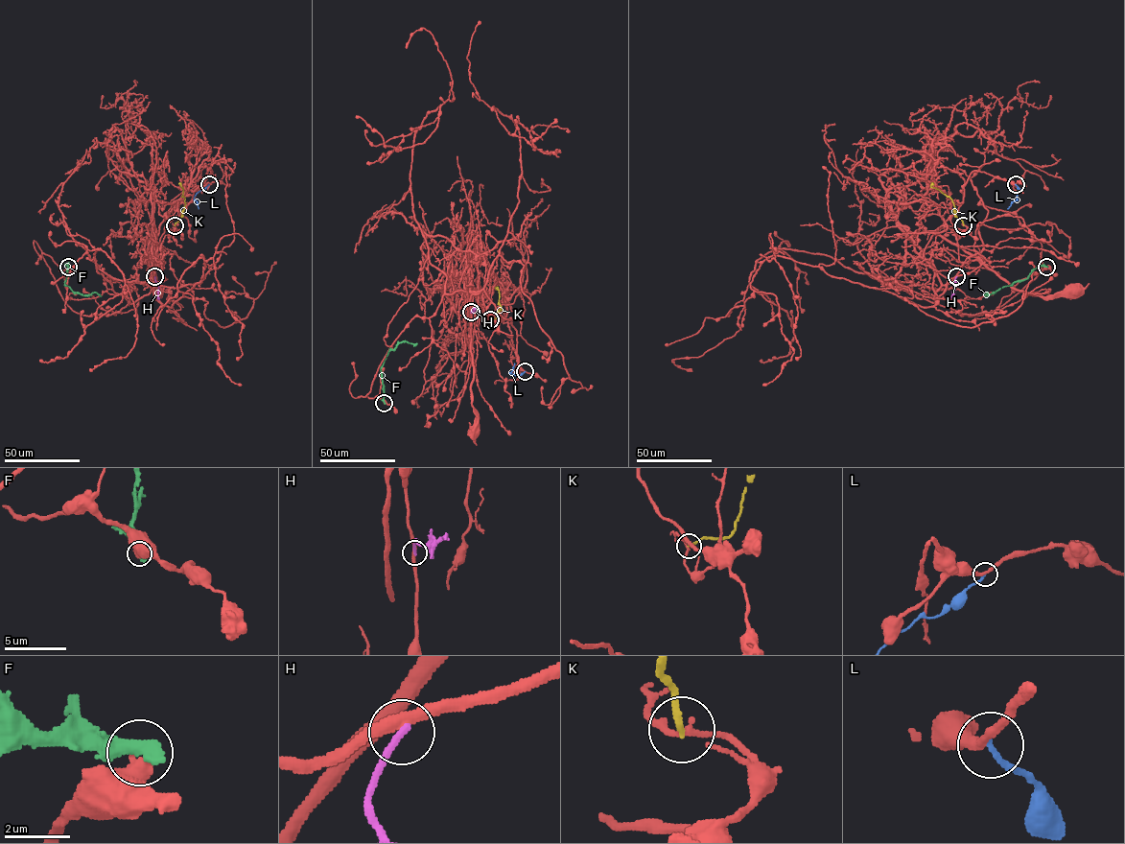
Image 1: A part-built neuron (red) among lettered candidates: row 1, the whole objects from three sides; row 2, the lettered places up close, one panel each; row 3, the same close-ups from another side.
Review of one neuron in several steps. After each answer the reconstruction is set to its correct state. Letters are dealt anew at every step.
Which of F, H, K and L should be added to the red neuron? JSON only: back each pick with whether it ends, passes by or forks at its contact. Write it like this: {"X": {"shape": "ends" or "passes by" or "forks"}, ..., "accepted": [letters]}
{"accepted": []}

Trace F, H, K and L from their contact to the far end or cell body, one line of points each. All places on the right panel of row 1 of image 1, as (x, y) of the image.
F: (1046, 267), (1036, 267), (1026, 279), (985, 295), (987, 293), (987, 295)
H: (956, 276), (953, 299)
K: (964, 225), (954, 215), (951, 199), (931, 187), (932, 182)
L: (1016, 184), (1019, 190), (1017, 199), (1007, 209)

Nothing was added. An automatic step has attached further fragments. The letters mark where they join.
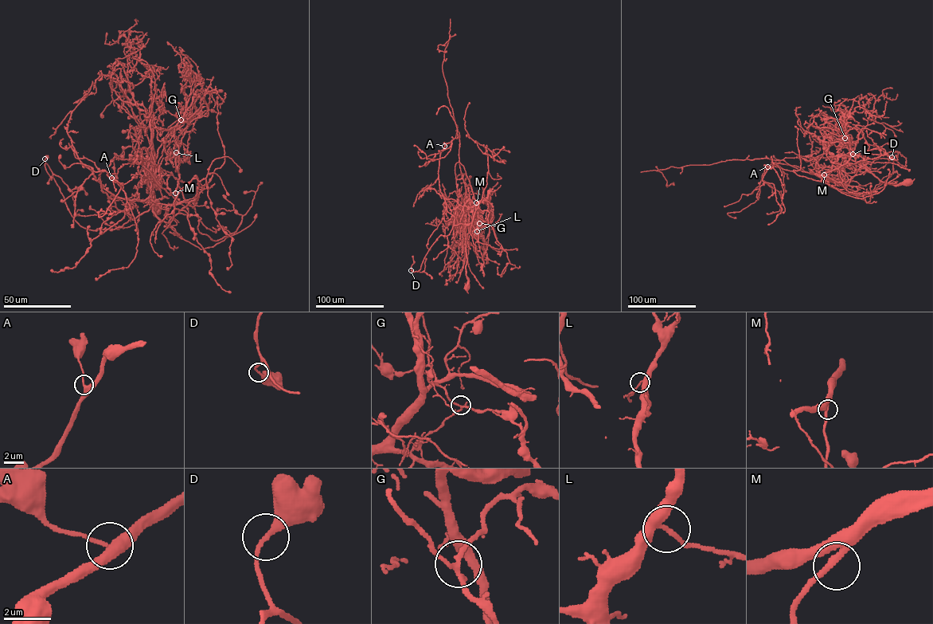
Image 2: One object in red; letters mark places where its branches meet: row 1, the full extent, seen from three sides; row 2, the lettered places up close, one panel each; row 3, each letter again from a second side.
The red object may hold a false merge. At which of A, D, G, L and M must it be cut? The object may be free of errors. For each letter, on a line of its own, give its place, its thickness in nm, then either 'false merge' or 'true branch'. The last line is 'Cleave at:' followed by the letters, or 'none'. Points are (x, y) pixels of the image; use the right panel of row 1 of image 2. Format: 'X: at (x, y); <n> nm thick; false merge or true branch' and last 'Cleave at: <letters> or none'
A: at (767, 166); 320 nm thick; true branch
D: at (892, 157); 200 nm thick; true branch
G: at (845, 138); 180 nm thick; true branch
L: at (852, 154); 200 nm thick; false merge
M: at (824, 174); 260 nm thick; true branch
Cleave at: L

